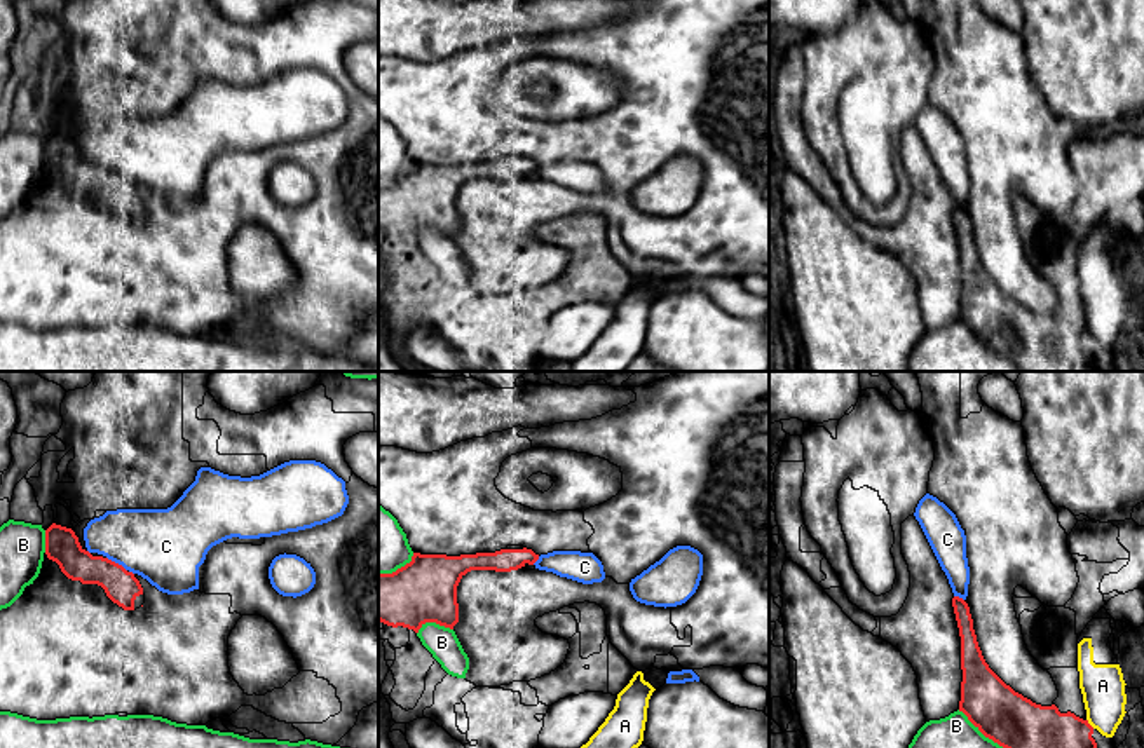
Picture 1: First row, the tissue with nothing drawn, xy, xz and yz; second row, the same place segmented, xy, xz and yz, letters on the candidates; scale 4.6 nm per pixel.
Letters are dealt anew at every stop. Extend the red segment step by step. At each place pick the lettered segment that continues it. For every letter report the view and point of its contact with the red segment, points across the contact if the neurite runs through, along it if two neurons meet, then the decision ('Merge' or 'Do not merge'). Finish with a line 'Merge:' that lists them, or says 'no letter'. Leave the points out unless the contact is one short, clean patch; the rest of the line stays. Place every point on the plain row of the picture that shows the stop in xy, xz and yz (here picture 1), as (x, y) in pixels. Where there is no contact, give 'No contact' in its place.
A: Touches red at yz (1089, 333). Do not merge
B: Touches red at xz (433, 231). Do not merge
C: Touches red at xy (117, 173). Do not merge
Merge: no letter

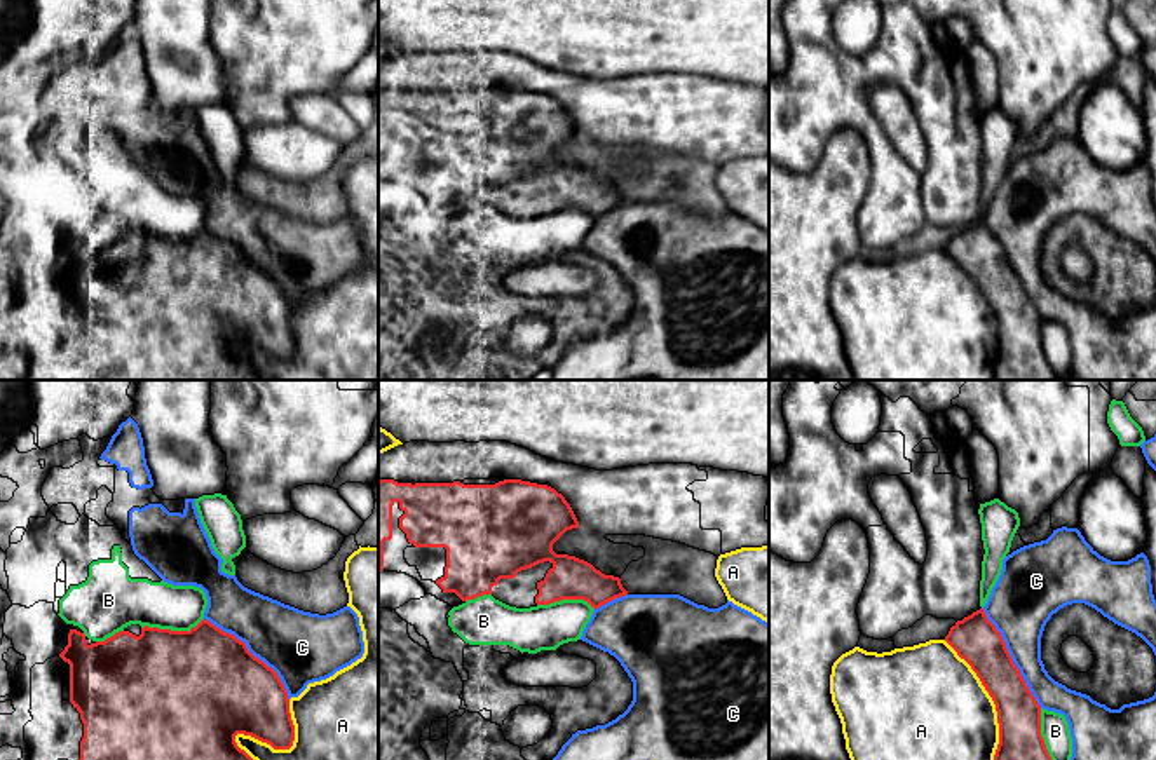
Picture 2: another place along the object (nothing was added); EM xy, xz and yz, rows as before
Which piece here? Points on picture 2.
A: Touches red at xy (269, 352). Do not merge
B: Touches red at xy (170, 239). Do not merge
C: Touches red at xy (251, 264). Merge
Merge: C

